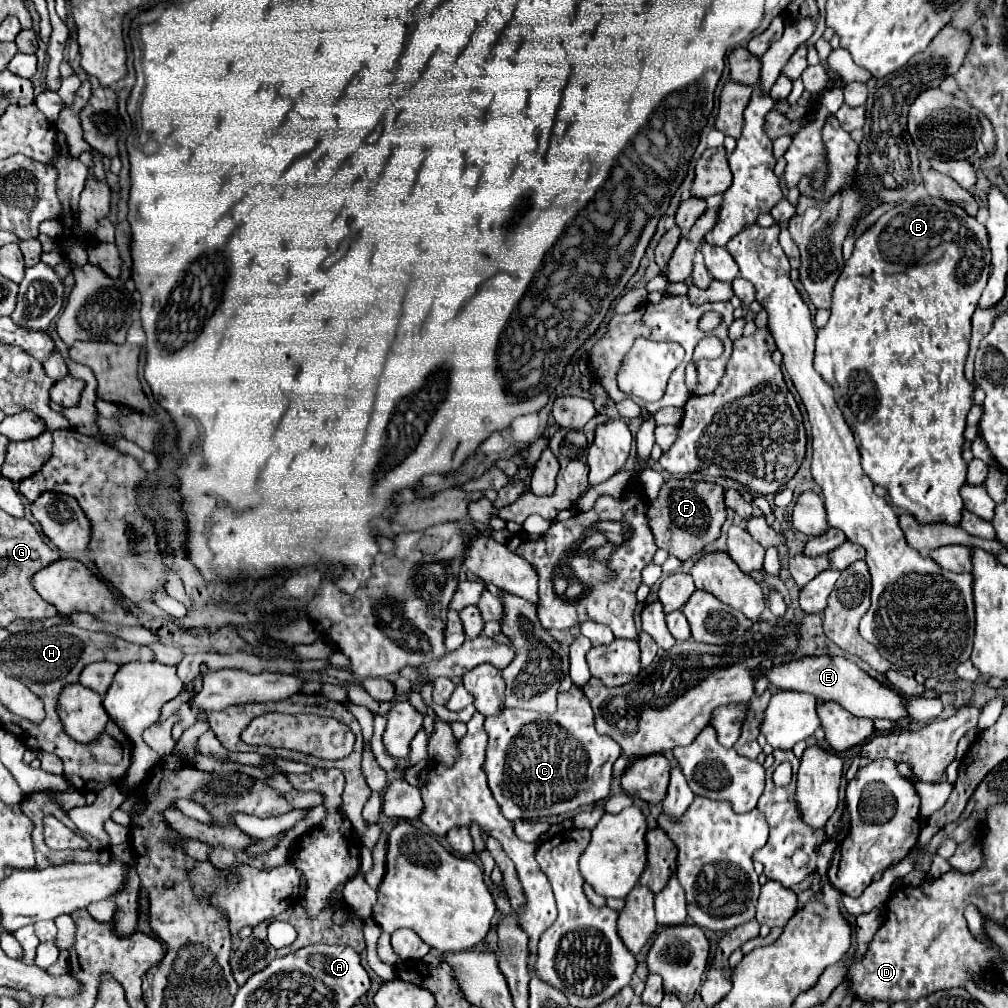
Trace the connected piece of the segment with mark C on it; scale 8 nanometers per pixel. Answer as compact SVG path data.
M572 685L570 691L558 695L558 711L554 715L504 707L498 715L488 717L484 727L490 737L484 771L488 775L490 791L496 803L500 805L502 815L508 821L518 821L518 819L536 821L536 819L548 819L576 811L578 807L588 803L590 789L602 777L604 763L608 763L608 781L610 781L612 763L620 757L620 745L616 745L616 741L612 741L610 737L596 733L590 701L584 695L584 691L576 685Z

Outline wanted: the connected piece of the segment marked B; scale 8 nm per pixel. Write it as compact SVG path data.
M918 199L914 203L904 201L888 209L866 233L862 233L856 239L854 253L846 261L844 271L840 273L834 293L832 293L832 307L830 307L830 319L828 323L818 329L816 335L816 359L814 367L816 371L832 385L836 403L850 425L852 433L858 439L858 449L862 455L862 469L864 473L872 479L872 483L882 485L888 489L888 495L894 505L906 509L912 513L918 521L922 523L932 523L932 521L944 521L958 525L960 513L962 513L962 497L958 495L960 487L966 483L966 461L962 459L962 443L964 443L964 425L966 425L966 415L972 407L972 391L974 387L966 381L964 377L964 361L968 355L968 341L970 341L970 319L972 313L976 311L978 299L982 295L982 289L986 287L988 281L988 271L992 265L992 251L988 245L988 231L984 225L980 225L972 215L968 215L964 209L958 205L952 205L944 199Z

